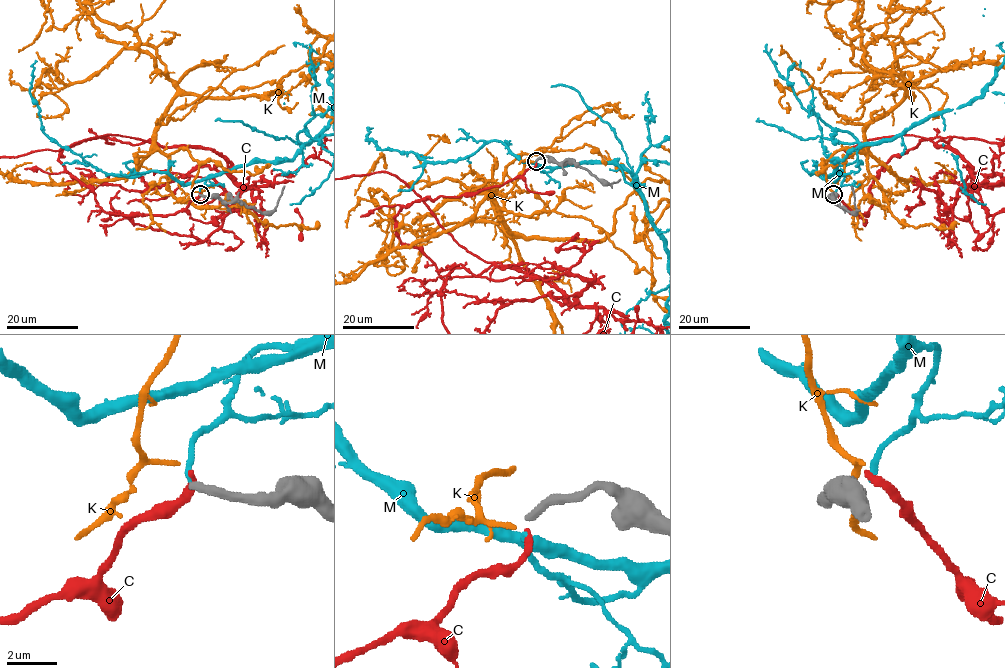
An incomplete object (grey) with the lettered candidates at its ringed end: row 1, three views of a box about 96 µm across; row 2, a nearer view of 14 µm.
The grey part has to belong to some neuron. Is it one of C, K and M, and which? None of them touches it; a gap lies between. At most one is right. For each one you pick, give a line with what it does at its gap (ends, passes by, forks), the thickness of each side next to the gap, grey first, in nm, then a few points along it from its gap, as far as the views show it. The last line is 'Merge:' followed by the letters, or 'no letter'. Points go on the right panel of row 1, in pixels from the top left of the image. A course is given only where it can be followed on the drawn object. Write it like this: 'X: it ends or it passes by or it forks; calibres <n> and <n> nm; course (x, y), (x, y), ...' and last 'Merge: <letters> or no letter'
M: it ends; calibres 320 and 240 nm
Merge: M

